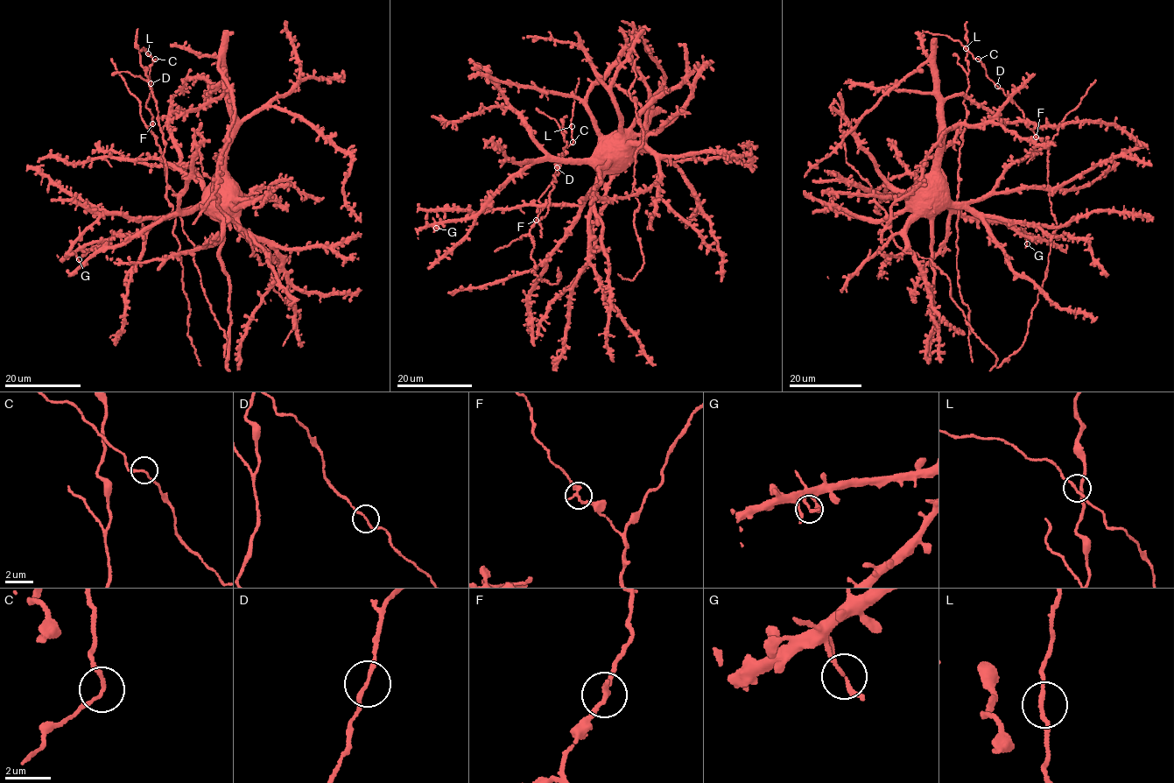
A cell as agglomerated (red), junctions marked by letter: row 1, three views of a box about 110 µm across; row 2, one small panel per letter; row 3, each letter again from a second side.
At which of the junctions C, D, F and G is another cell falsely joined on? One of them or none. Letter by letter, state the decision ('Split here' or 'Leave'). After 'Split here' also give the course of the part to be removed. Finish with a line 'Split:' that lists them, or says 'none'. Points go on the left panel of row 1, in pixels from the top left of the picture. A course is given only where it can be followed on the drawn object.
C: Leave
D: Leave
F: Leave
G: Leave
Split: none

